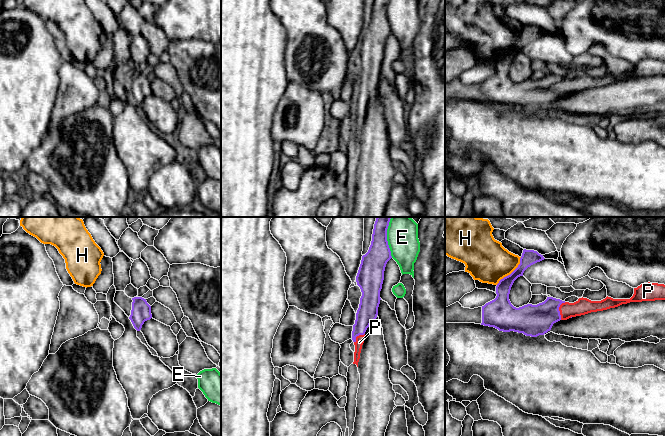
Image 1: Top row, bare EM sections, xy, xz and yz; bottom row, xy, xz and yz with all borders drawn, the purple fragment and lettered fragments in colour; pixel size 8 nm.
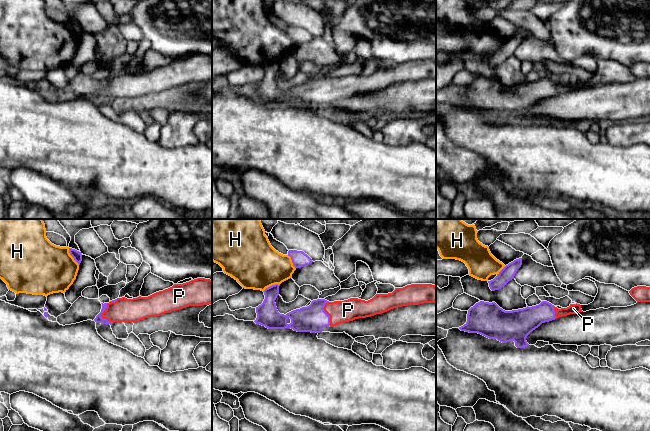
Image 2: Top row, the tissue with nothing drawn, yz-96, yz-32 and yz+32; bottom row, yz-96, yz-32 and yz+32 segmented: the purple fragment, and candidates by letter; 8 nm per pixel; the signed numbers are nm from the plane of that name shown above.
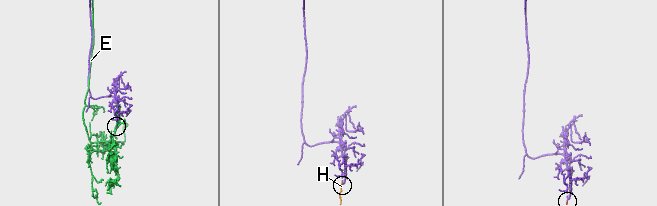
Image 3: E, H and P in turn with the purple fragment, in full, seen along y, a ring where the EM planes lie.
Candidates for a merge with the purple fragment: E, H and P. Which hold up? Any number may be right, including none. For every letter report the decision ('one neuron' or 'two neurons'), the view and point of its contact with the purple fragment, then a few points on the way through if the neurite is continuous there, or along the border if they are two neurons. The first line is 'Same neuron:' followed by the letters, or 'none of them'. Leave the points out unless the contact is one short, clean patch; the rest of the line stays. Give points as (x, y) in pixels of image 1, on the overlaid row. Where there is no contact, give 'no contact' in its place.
Same neuron: P
E: two neurons; contact xz (386, 237)
H: two neurons; contact yz (512, 272); border yz (521, 257), (520, 263), (496, 284)
P: one neuron; contact yz (558, 310); way yz (532, 320), (558, 310), (572, 310), (583, 306)

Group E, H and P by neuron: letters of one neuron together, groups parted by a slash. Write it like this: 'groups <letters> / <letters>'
groups E / H / P

